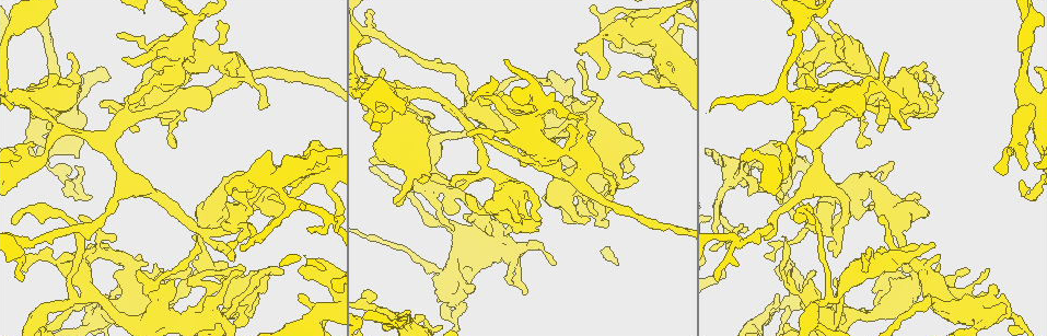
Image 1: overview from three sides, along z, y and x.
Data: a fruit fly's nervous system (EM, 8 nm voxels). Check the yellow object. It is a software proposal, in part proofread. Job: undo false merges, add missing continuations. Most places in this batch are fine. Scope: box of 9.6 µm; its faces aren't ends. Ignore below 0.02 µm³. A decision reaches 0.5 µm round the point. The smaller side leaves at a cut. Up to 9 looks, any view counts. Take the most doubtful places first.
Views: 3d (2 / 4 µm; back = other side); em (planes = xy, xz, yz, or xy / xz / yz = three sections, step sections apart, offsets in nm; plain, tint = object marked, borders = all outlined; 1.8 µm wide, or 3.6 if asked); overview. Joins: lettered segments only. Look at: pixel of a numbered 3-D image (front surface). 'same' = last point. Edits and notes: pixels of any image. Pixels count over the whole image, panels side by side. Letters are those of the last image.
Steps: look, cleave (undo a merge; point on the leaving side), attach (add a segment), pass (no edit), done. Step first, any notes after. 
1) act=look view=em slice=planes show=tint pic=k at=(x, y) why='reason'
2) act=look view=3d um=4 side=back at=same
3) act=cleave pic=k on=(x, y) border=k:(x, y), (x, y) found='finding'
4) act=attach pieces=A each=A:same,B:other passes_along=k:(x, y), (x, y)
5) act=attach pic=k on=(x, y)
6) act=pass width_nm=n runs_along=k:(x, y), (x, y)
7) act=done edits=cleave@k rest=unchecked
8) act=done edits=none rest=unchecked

act=look view=em um=3.6 slice=xz step=16 show=borders pic=1 at=(782, 324) why='a narrow waist'

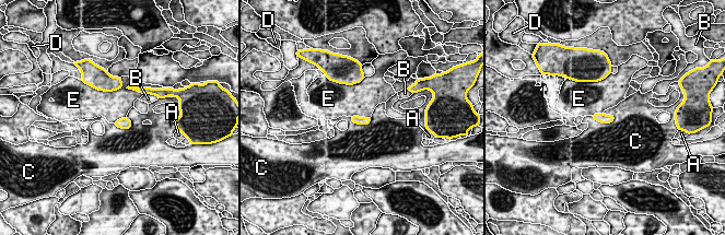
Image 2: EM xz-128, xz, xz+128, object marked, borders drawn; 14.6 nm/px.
act=look view=em um=3.6 slice=planes show=borders at=same why='another direction'

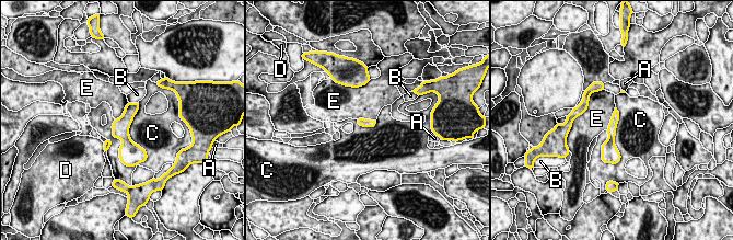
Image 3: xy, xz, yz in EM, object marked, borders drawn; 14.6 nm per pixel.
act=pass width_nm=130 each=A:other,B:other,C:other,D:other,E:other runs_along=3:(136, 106), (125, 121), (121, 155) found='one neuron here'

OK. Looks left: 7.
act=look view=3d um=2 pic=1 at=(747, 178) why='branch point'

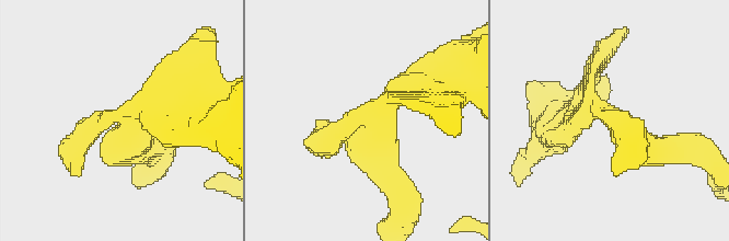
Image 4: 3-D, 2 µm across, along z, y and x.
act=look view=em slice=planes show=tint pic=4 at=(380, 134) why='now the EM'

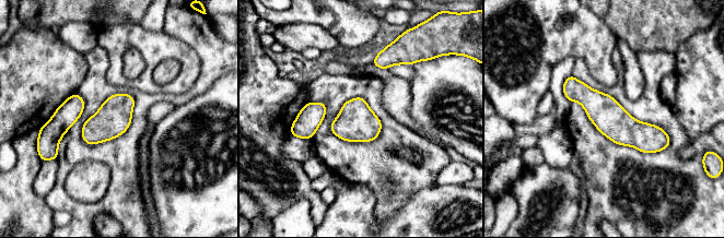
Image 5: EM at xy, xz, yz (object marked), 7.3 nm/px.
act=look view=em slice=planes show=borders at=same why='what lies round it'

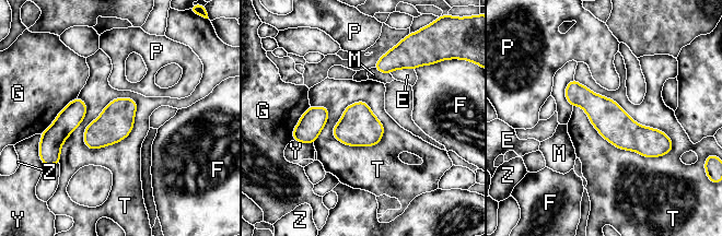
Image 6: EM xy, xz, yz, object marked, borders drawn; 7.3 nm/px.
act=pass each=E:other,F:other,G:other,M:other,P:other,T:other,Y:other,Z:other runs_along=6:(569, 87), (622, 132), (668, 145) found='one neuron here'

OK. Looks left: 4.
act=look view=em slice=planes show=plain pic=1 at=(233, 306) why='calibre changes'

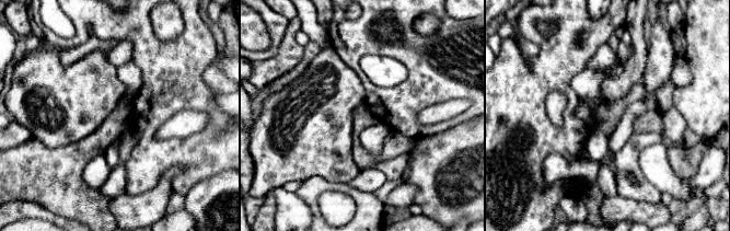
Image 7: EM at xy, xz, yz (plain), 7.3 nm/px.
act=look view=em slice=planes show=borders at=same

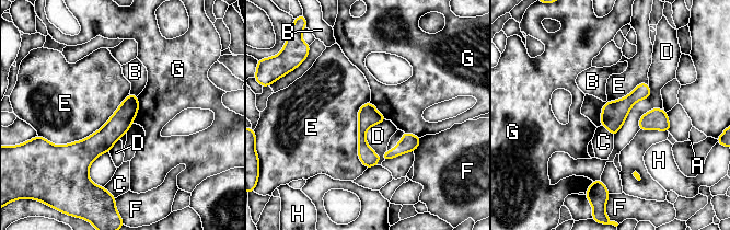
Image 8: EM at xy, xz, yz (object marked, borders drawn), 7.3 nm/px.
act=pass longest_contact=E:700nm each=A:other,B:other,C:other,D:other,E:other,F:other,G:other,H:other runs_along=8:(135, 98), (95, 145), (67, 148) found='one neuron here'

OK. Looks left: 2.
act=look view=em slice=planes show=borders pic=1 at=(172, 279) why='an open end'

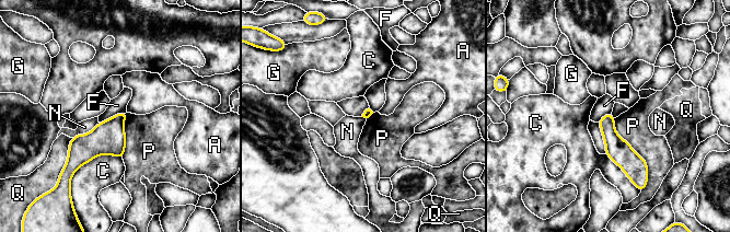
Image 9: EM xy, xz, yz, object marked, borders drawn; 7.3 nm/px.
act=pass longest_contact=P:500nm each=A:other,C:other,F:other,G:other,N:other,P:other,Q:other found='none of them fits'

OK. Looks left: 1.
act=done edits=none rest=unchecked

